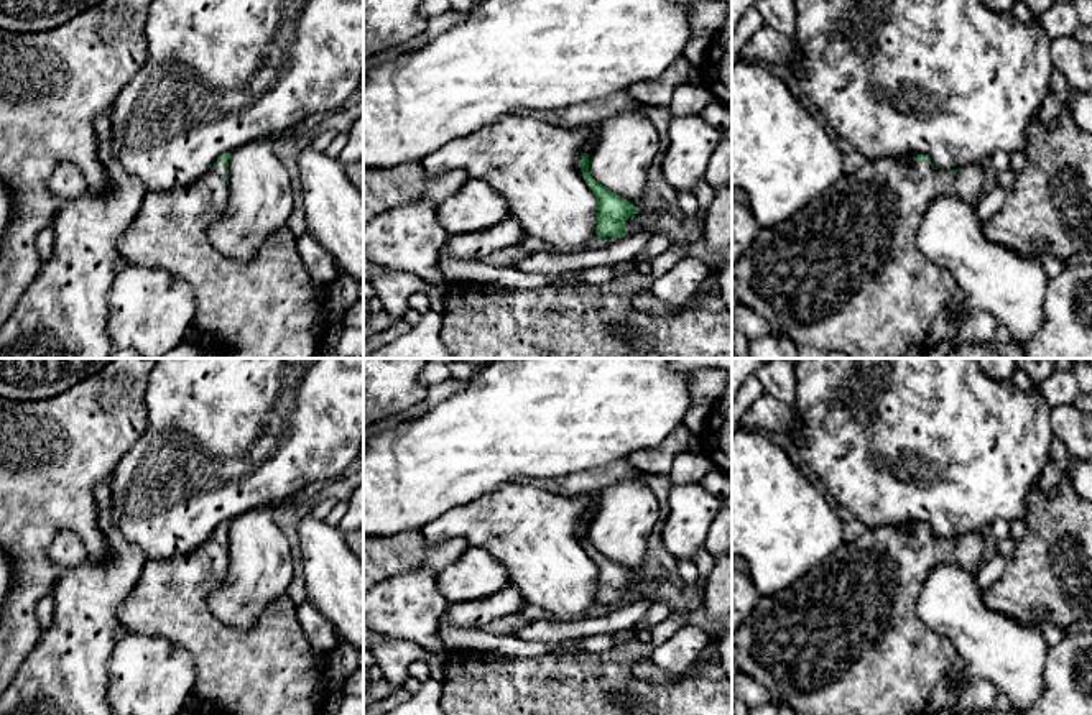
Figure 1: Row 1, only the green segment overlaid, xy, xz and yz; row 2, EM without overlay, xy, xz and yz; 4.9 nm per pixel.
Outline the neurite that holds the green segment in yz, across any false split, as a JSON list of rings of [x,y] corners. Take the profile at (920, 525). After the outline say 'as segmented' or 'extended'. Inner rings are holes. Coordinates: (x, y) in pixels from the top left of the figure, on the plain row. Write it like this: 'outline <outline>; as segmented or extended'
outline [[[918,523],[913,531],[898,526],[865,528],[863,534],[852,542],[844,542],[826,562],[812,567],[804,577],[788,588],[766,597],[758,597],[757,607],[743,625],[732,634],[732,669],[750,676],[765,685],[784,705],[809,715],[926,715],[931,692],[947,674],[956,657],[954,643],[921,621],[916,605],[928,574],[939,564],[959,564],[964,569],[977,569],[982,564],[985,536],[969,533],[962,537],[944,539],[932,534],[931,528]]]; extended

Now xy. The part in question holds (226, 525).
outline [[[230,521],[220,523],[214,536],[191,552],[164,560],[148,559],[117,616],[128,633],[163,638],[189,653],[196,667],[196,682],[189,697],[201,705],[199,715],[204,705],[212,710],[211,715],[322,715],[332,707],[326,666],[317,662],[298,621],[296,605],[286,593],[273,600],[248,630],[225,626],[212,615],[211,593],[219,588],[229,567],[229,528]]]; extended

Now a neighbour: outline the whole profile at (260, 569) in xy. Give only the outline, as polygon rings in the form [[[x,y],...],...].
[[[273,508],[250,510],[230,521],[229,567],[222,584],[211,593],[211,611],[225,626],[248,630],[265,608],[286,592],[291,579],[289,542],[275,523]]]

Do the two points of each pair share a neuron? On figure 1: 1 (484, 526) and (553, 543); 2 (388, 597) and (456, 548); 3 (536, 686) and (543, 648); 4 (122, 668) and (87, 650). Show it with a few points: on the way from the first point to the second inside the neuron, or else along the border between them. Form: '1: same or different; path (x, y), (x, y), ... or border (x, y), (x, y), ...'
1: same; path (500, 526), (523, 526), (536, 536)
2: different; border (436, 572), (428, 567), (415, 567), (390, 577)
3: different; border (553, 653), (543, 658), (502, 656)
4: different; border (115, 641), (109, 658), (106, 697)

